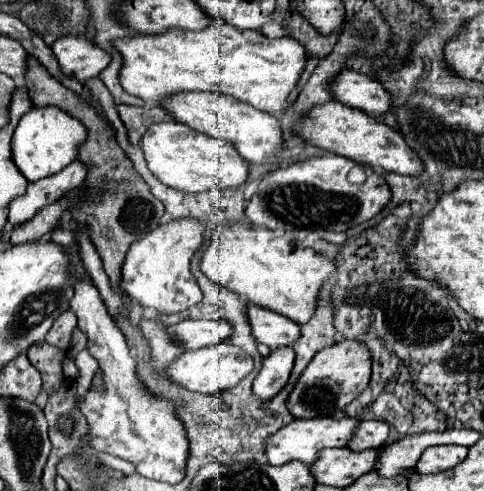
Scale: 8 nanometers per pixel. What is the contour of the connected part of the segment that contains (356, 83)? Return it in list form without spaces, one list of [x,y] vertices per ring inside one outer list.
[[[348,68],[334,80],[330,92],[338,102],[360,108],[372,116],[382,116],[392,110],[392,96],[376,78]]]

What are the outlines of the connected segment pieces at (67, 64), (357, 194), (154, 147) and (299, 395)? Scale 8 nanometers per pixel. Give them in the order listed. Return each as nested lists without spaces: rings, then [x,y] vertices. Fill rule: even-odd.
[[[86,34],[56,40],[52,52],[56,54],[62,72],[80,82],[98,76],[110,64],[110,54],[88,40]]]
[[[316,156],[306,162],[292,162],[286,168],[278,168],[260,182],[258,192],[250,198],[250,204],[246,206],[246,216],[252,224],[278,230],[278,232],[296,232],[304,228],[312,228],[312,230],[326,228],[326,230],[340,232],[340,230],[348,230],[348,226],[358,226],[362,222],[368,222],[388,206],[392,198],[392,190],[388,182],[370,168],[364,168],[366,180],[362,184],[350,182],[348,174],[352,168],[356,168],[356,162],[342,156]]]
[[[156,122],[148,126],[146,134],[140,142],[148,168],[156,174],[156,178],[180,192],[198,194],[208,190],[228,190],[246,184],[250,166],[236,152],[236,146],[228,144],[228,140],[208,138],[202,132],[196,132],[180,122]]]
[[[342,340],[320,350],[292,390],[288,398],[288,410],[294,418],[330,416],[336,410],[344,410],[356,396],[360,396],[368,388],[372,376],[370,364],[372,360],[368,346],[362,340]]]

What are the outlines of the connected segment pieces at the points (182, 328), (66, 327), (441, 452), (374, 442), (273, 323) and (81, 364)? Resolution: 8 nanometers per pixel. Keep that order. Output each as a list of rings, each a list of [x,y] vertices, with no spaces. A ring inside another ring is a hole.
[[[182,320],[170,330],[188,350],[228,342],[232,336],[232,324],[228,320]]]
[[[68,310],[68,312],[60,314],[60,316],[54,320],[52,328],[48,330],[46,342],[52,344],[52,346],[56,346],[56,348],[68,350],[68,348],[70,348],[70,336],[72,336],[74,326],[76,326],[76,316],[74,316],[74,312]]]
[[[430,446],[418,460],[416,470],[420,474],[438,474],[448,468],[454,468],[468,456],[466,446]]]
[[[384,420],[360,422],[356,436],[350,440],[348,448],[354,452],[362,452],[368,448],[380,448],[386,444],[388,434],[390,434],[390,426]]]
[[[250,306],[248,318],[250,318],[252,334],[256,336],[256,340],[270,346],[272,350],[294,346],[302,338],[300,326],[276,312],[270,312],[270,310],[264,310],[258,306]]]
[[[87,349],[82,350],[75,357],[75,363],[80,372],[80,376],[77,379],[76,392],[76,408],[79,408],[79,401],[90,388],[92,378],[99,366],[98,362],[90,355]]]

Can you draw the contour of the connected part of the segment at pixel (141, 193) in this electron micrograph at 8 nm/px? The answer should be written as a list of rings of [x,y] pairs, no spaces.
[[[30,58],[28,64],[30,64],[30,68],[26,74],[26,86],[28,86],[30,98],[34,102],[34,108],[48,106],[48,104],[58,106],[64,112],[76,116],[88,128],[88,140],[80,146],[78,160],[88,164],[86,184],[92,188],[96,186],[96,192],[92,190],[92,194],[88,194],[88,198],[84,202],[72,206],[70,212],[72,212],[72,220],[76,220],[78,224],[86,222],[90,226],[90,238],[98,248],[106,274],[110,276],[112,290],[120,292],[120,264],[124,262],[128,248],[160,224],[164,206],[160,200],[156,200],[152,196],[148,184],[140,176],[136,176],[132,162],[128,160],[124,150],[112,138],[110,126],[86,102],[82,102],[74,92],[70,92],[58,80],[54,80],[34,58]]]

